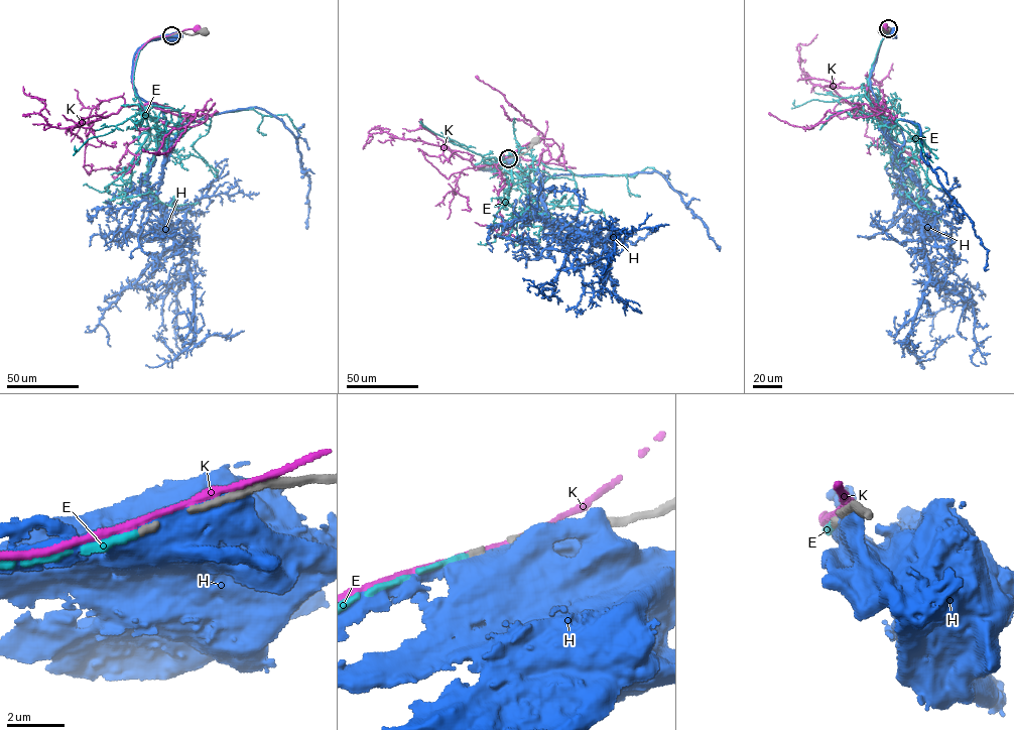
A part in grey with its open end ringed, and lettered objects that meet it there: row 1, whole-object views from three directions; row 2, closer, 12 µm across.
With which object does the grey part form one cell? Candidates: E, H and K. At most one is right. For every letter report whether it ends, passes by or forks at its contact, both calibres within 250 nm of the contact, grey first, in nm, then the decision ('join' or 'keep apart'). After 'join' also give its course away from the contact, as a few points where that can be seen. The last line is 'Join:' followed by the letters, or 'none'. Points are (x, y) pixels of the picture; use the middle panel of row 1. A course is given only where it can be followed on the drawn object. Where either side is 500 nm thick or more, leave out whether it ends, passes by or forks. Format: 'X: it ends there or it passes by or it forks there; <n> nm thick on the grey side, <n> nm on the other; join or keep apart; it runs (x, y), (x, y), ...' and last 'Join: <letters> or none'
E: it ends there; 200 nm thick on the grey side, 220 nm on the other; join; it runs (509, 158), (486, 168), (480, 166), (523, 152), (550, 168), (585, 176), (633, 176), (647, 167), (670, 179)
H: 200 nm thick on the grey side, 850 nm on the other; keep apart
K: it passes by; 200 nm thick on the grey side, 240 nm on the other; keep apart
Join: E

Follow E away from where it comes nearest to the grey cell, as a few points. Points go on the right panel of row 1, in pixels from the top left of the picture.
E: (888, 29), (870, 70), (865, 96), (883, 117), (917, 125), (922, 151), (933, 162)

